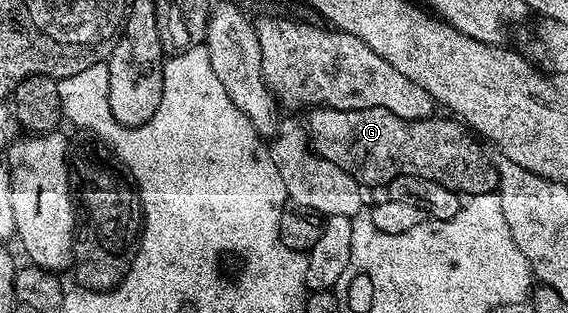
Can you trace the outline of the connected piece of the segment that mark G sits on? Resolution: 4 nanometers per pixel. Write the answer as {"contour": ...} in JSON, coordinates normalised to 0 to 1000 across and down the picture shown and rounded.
{"contour":[[[546,345],[542,364],[546,374],[535,387],[539,431],[546,438],[546,463],[553,482],[560,486],[570,505],[577,505],[577,518],[599,530],[599,543],[606,543],[613,556],[620,556],[620,569],[627,569],[632,591],[644,588],[673,588],[683,594],[697,569],[706,562],[731,562],[732,569],[754,569],[761,581],[775,581],[775,594],[789,594],[789,607],[812,620],[815,629],[826,633],[838,620],[859,620],[871,610],[877,597],[877,543],[871,514],[856,502],[857,476],[805,380],[785,377],[792,383],[771,383],[773,377],[759,377],[755,383],[708,383],[697,364],[690,364],[680,345],[643,345],[641,351],[592,351],[590,345]]]}

